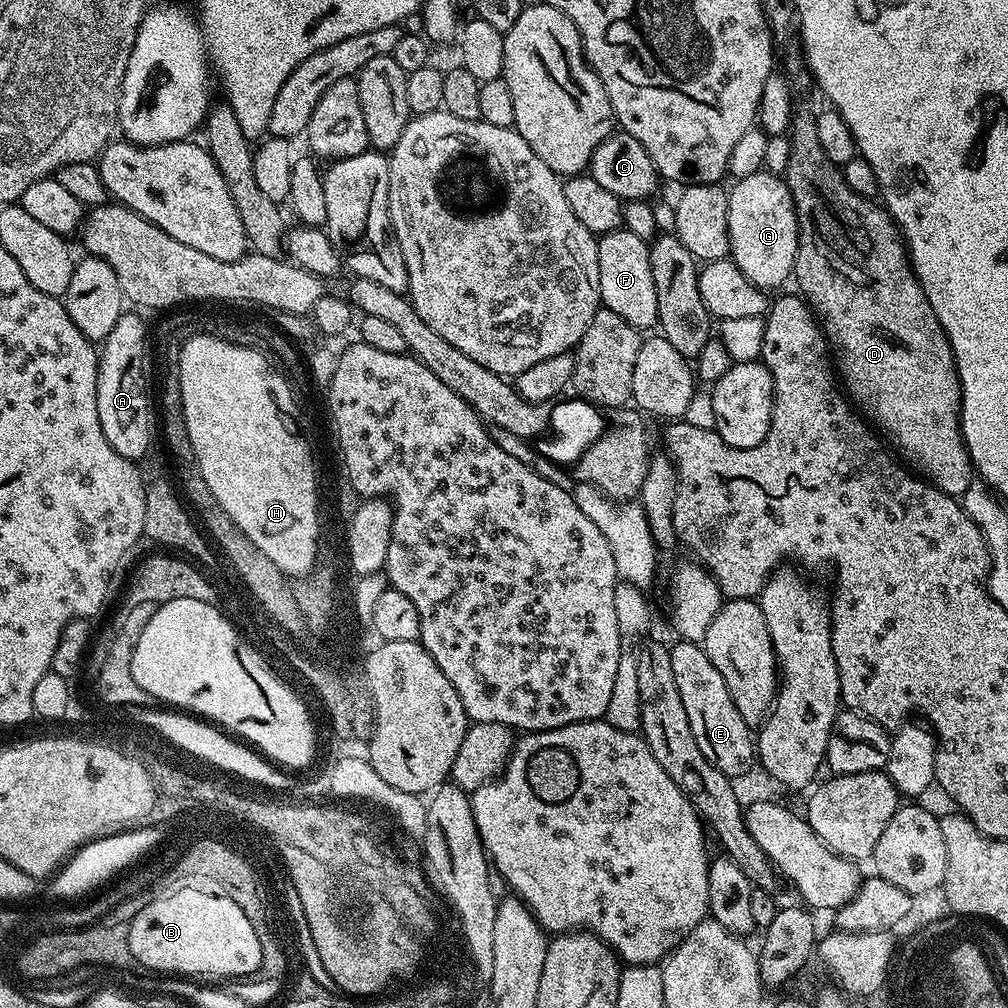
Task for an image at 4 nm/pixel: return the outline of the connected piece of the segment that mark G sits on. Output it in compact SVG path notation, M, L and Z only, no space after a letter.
M761 170L733 184L728 192L726 210L730 259L740 267L742 274L746 274L750 283L771 290L793 275L798 250L798 222L787 181Z

